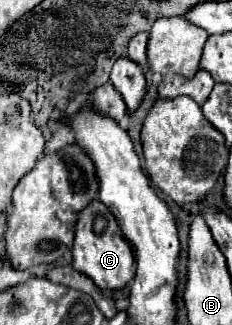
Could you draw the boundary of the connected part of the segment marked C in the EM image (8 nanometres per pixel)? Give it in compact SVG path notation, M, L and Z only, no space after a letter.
M98 199L80 213L80 219L76 223L72 257L74 257L74 261L72 261L74 269L88 275L102 291L122 291L124 287L130 285L130 281L134 279L134 273L136 273L136 269L134 269L136 263L134 263L130 245L122 237L114 215Z

